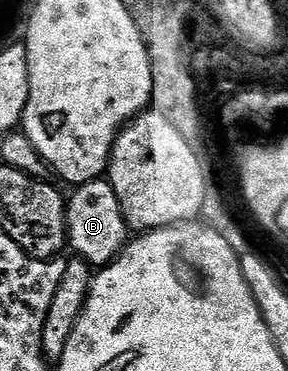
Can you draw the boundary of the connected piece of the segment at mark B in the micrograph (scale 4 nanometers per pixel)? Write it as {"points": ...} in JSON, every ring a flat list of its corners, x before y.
{"points":[[100,178,90,183,77,185,67,198,68,245,75,256,93,270,99,271,112,264,130,240,130,230,122,215,118,195,106,179]]}

